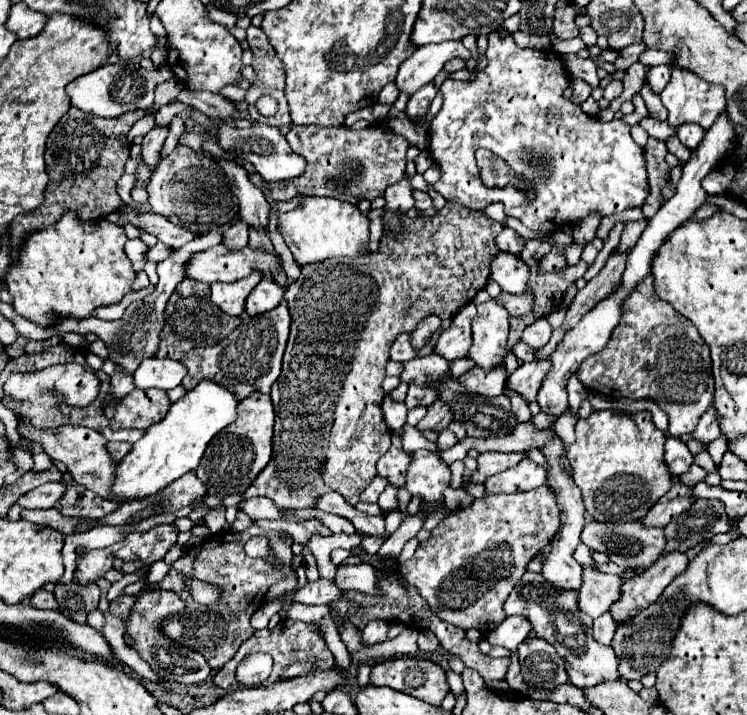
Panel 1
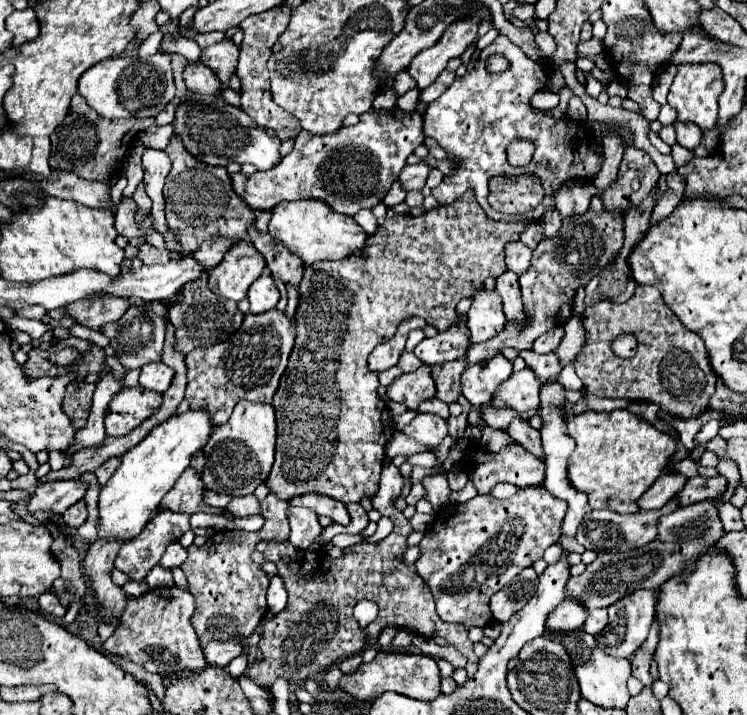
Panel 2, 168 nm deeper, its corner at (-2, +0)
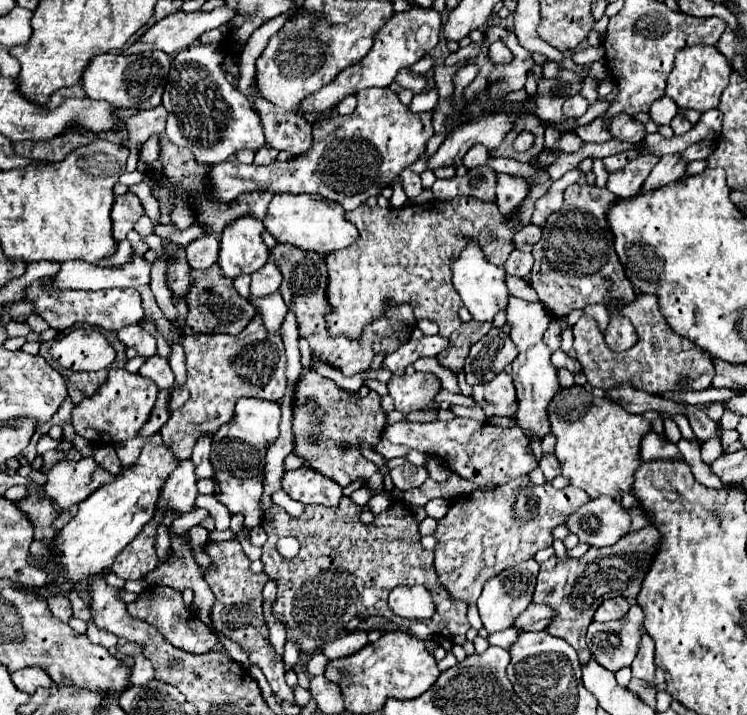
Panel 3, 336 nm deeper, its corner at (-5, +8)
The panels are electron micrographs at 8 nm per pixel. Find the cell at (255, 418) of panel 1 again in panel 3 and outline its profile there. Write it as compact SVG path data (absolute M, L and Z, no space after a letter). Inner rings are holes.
M258 398L238 400L234 418L212 436L210 460L212 460L214 470L222 470L238 478L262 476L268 446L278 438L278 424L280 424L280 404L278 402L258 400Z

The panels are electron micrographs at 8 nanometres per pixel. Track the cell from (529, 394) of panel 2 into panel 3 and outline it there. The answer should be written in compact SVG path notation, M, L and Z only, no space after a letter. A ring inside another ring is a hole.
M500 372L498 376L494 376L490 384L474 386L472 398L486 416L514 416L518 412L516 390L508 372Z

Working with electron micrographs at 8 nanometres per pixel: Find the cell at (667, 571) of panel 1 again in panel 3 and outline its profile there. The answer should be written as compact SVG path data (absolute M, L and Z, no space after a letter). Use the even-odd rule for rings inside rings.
M638 602L630 604L630 610L620 620L592 622L586 634L592 656L612 672L622 666L630 666L638 654L644 634L644 610Z

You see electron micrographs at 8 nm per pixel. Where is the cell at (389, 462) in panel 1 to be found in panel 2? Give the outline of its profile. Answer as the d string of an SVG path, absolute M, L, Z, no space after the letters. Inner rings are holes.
M389 462L385 468L383 468L383 472L381 472L381 484L379 484L379 490L377 490L377 494L375 494L375 498L373 498L373 506L383 514L383 516L387 516L387 518L391 518L393 520L393 524L395 524L395 530L385 538L385 540L381 540L381 542L377 542L377 544L367 544L367 542L359 542L359 544L355 544L353 548L349 548L349 550L343 550L343 556L339 556L339 558L331 558L329 554L325 554L325 552L309 552L309 550L299 550L299 548L295 548L291 542L277 542L277 540L271 540L269 544L267 544L267 548L265 548L265 558L267 560L271 560L271 558L277 558L277 556L281 556L279 558L279 562L275 562L277 564L277 574L279 574L279 578L285 582L285 588L287 588L287 594L289 594L289 600L287 600L287 606L285 606L285 610L283 612L279 612L279 614L275 614L275 618L271 620L271 622L267 622L265 624L265 636L263 636L263 640L261 640L261 650L265 652L265 660L261 662L261 664L253 664L251 668L247 668L247 672L245 672L245 676L247 678L251 678L257 686L267 686L267 688L271 688L273 686L273 682L275 682L275 678L279 678L279 676L283 676L283 678L287 678L289 680L289 684L299 684L301 680L305 680L305 678L301 678L301 676L291 676L291 674L299 674L299 672L305 672L305 666L319 666L319 670L327 670L331 664L335 664L337 660L343 660L345 656L353 656L353 654L359 654L365 646L367 646L367 636L365 636L365 630L361 630L359 628L359 624L357 624L357 620L355 620L355 616L353 616L353 606L359 602L359 600L371 600L371 602L375 602L377 606L379 606L379 616L377 616L377 620L375 620L375 624L371 624L369 628L367 628L367 632L369 632L369 636L377 636L377 634L371 634L371 628L373 626L377 626L377 628L383 628L383 626L397 626L397 628L405 628L405 630L409 630L409 632L413 632L413 634L421 634L421 636L427 636L427 638L435 638L435 636L443 636L445 640L447 640L447 644L449 646L453 646L453 648L457 648L463 656L467 656L467 660L471 660L471 662L477 662L479 658L475 656L475 652L473 652L473 642L467 638L467 628L463 626L463 624L447 624L447 622L443 622L439 616L437 616L437 612L435 612L435 602L433 602L433 596L431 596L431 592L429 592L429 588L427 588L427 584L425 584L425 580L423 578L419 578L417 576L417 572L415 572L415 566L411 566L411 564L405 564L403 562L403 554L405 554L405 550L407 550L407 536L413 532L413 528L411 528L411 524L409 524L409 520L401 514L401 512L395 512L395 508L393 508L393 500L401 494L401 486L403 486L403 476L399 474L399 470Z

